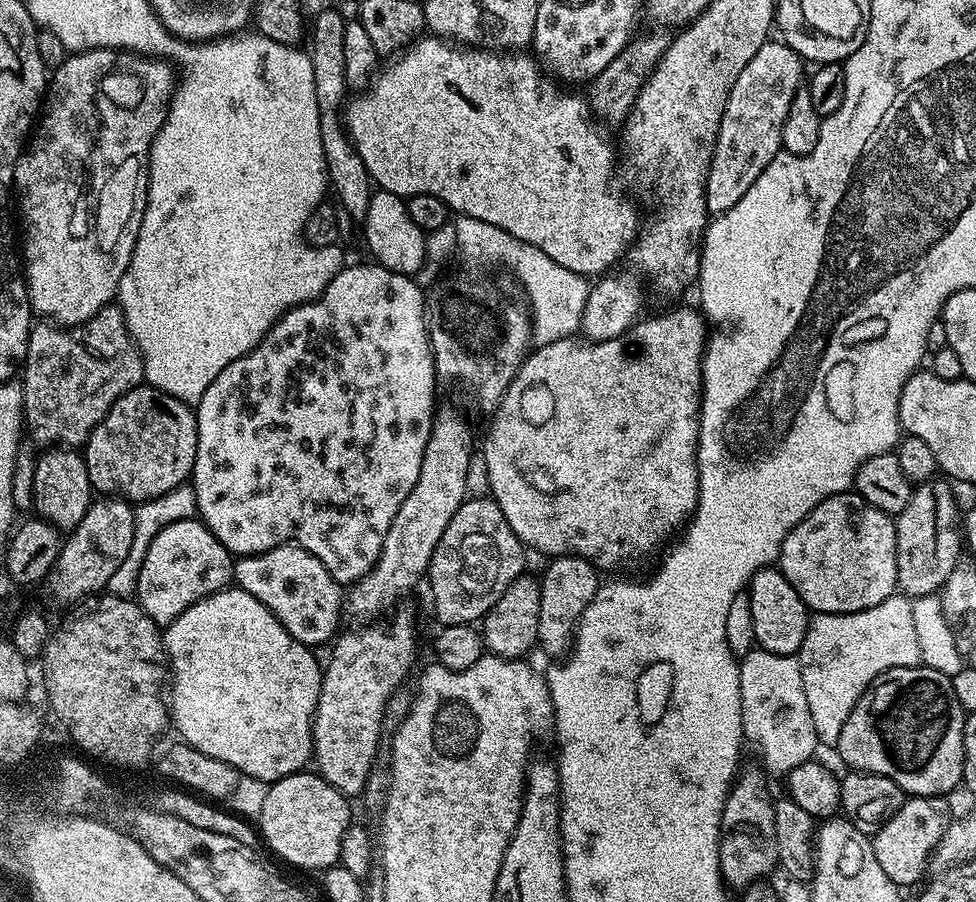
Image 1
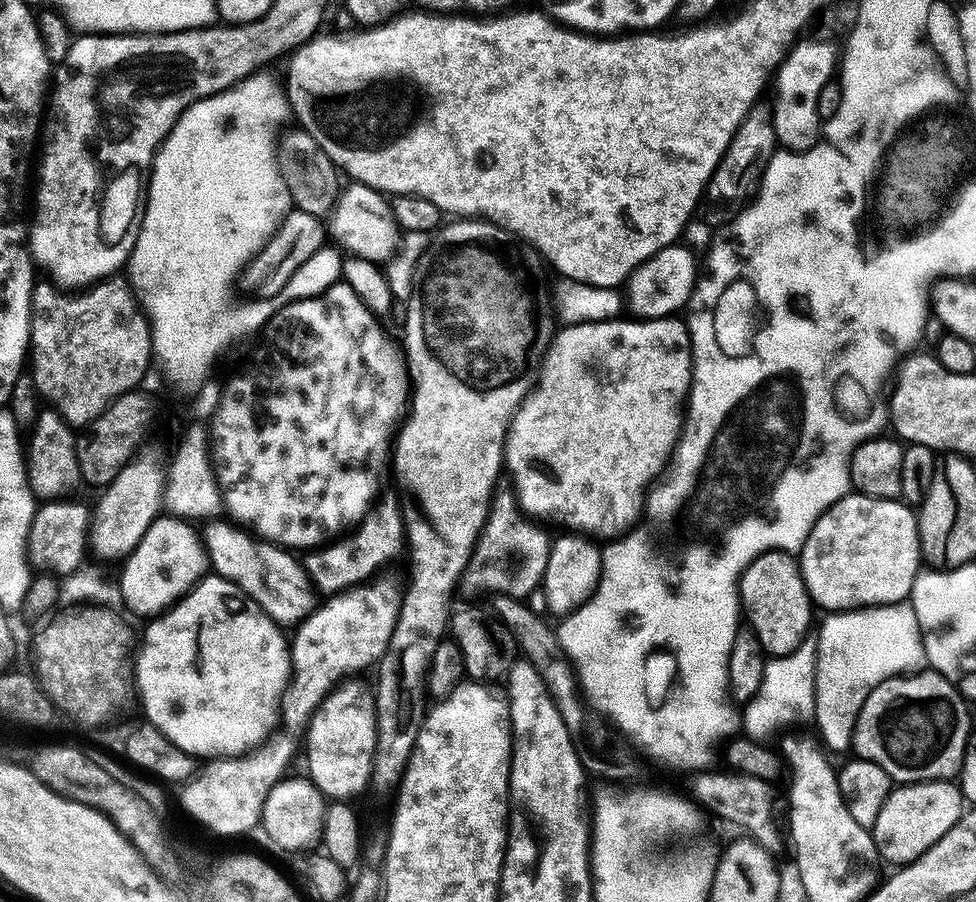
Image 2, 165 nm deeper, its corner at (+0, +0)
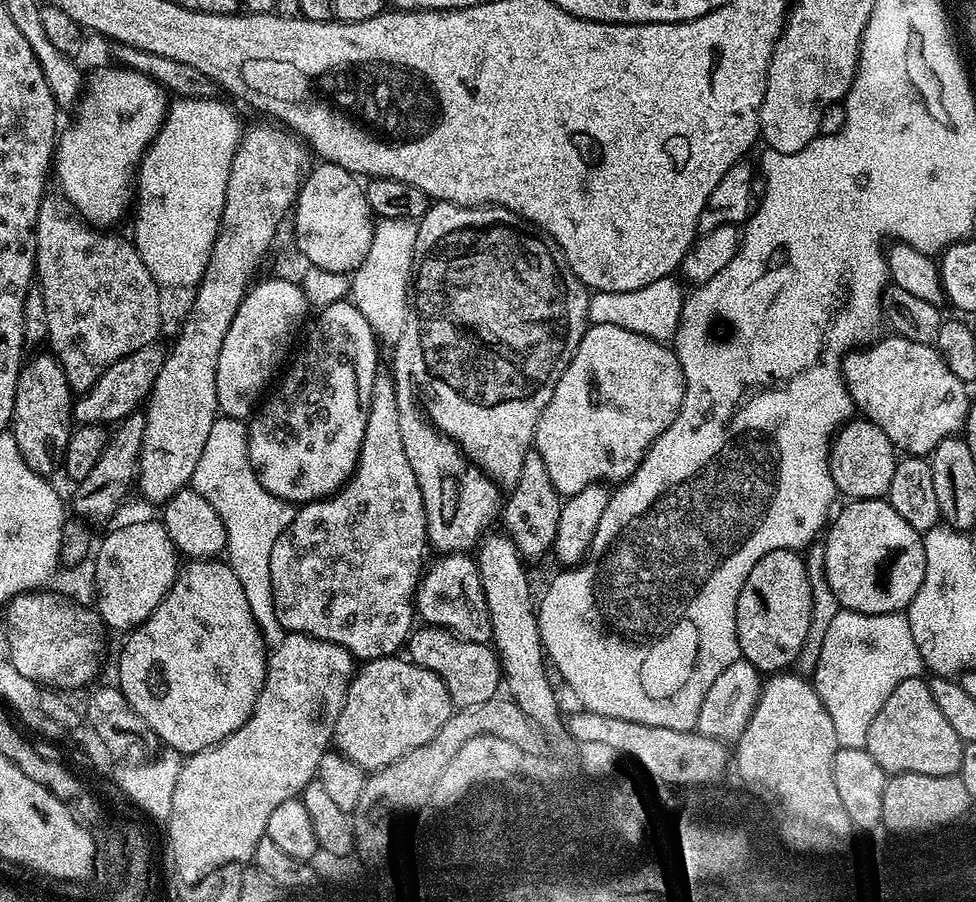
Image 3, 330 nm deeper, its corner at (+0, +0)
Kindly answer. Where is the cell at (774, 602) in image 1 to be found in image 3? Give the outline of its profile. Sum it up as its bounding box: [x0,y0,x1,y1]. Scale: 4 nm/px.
[736,548,812,674]

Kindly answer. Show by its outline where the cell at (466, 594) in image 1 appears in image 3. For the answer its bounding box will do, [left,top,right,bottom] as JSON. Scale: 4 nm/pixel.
[502,450,562,561]

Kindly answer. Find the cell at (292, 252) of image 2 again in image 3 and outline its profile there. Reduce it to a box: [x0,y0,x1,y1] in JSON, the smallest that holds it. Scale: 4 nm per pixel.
[72,342,166,426]

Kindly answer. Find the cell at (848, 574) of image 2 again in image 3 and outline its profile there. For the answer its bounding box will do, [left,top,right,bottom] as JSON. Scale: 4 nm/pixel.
[822,499,926,614]

